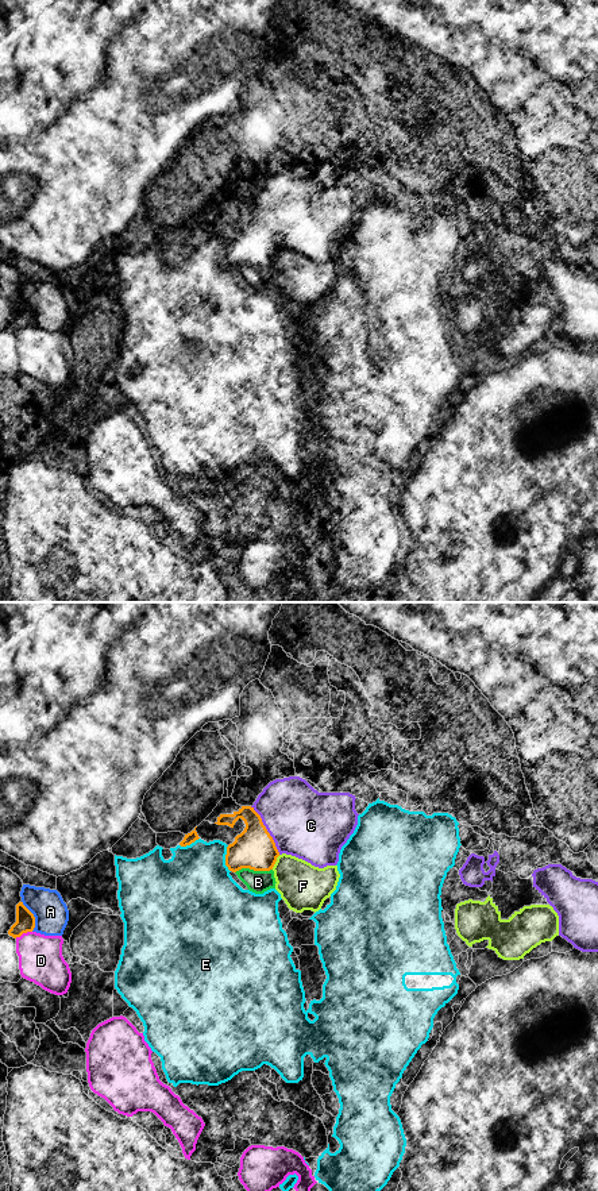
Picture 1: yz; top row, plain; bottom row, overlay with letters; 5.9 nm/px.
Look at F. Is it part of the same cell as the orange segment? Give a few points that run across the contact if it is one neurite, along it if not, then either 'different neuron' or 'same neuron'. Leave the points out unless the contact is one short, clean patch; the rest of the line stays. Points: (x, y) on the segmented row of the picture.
yz (280, 855), (272, 868) | different neuron

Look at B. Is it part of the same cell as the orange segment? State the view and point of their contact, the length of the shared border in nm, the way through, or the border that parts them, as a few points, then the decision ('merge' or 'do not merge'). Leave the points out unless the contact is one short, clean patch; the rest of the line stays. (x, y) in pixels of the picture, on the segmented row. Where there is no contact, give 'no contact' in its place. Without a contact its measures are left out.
meets orange in yz at (253, 868); contact 220 nm long; do not merge

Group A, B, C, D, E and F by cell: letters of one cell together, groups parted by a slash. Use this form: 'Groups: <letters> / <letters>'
Groups: A / B F / C / D / E

